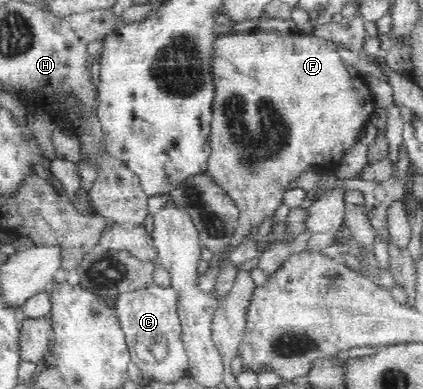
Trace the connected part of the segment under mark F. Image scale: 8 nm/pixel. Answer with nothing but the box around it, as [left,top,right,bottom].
[207,28,376,248]

